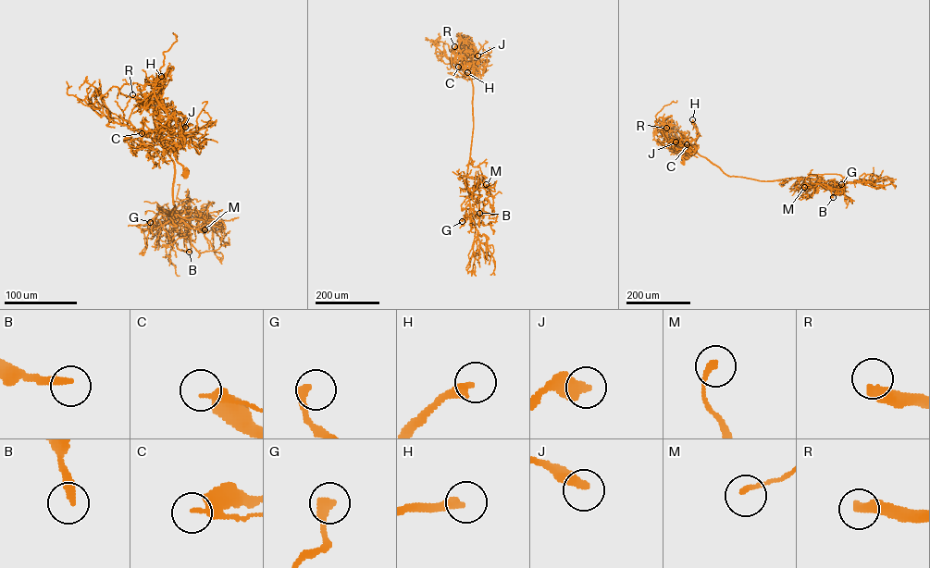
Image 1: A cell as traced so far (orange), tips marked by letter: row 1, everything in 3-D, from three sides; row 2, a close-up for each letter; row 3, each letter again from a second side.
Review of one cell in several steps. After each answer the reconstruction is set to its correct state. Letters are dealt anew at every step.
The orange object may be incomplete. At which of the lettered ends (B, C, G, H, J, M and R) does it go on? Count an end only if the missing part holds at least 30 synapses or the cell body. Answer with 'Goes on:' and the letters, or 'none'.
Goes on: H, J, R

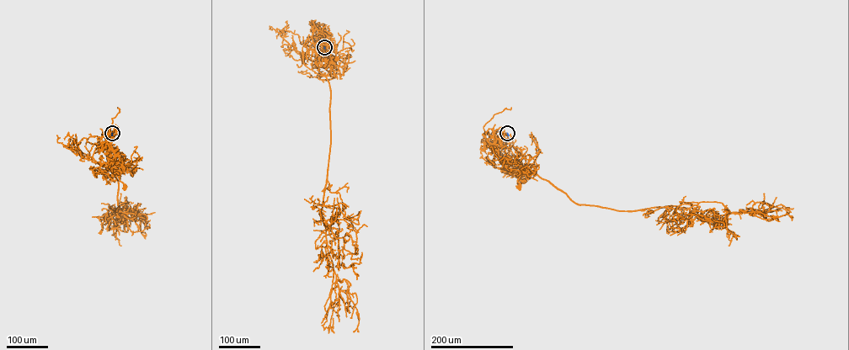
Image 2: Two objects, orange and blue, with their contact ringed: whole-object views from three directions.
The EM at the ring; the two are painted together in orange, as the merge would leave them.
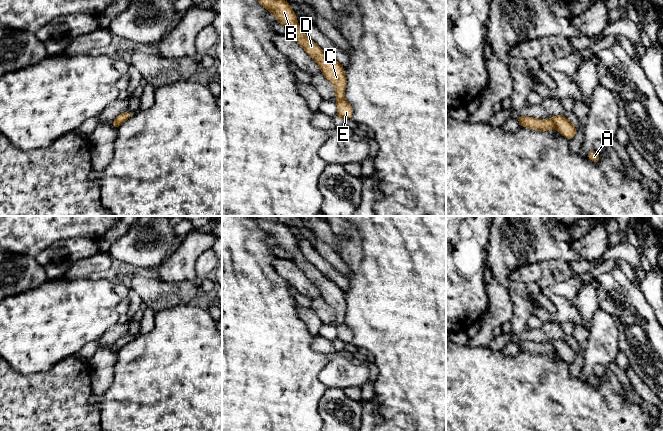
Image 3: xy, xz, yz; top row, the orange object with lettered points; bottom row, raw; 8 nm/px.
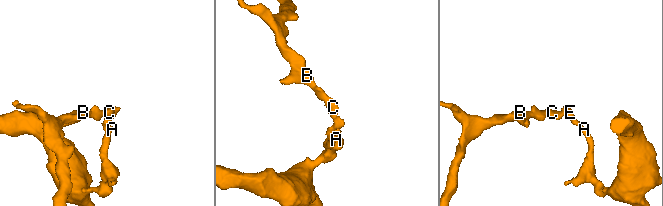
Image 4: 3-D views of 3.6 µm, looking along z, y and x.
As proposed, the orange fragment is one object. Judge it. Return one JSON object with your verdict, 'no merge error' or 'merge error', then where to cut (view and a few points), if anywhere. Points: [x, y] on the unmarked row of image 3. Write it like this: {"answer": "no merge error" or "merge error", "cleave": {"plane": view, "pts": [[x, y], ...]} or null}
{"answer": "merge error", "cleave": {"plane": "yz", "pts": [[549, 343], [556, 351]]}}

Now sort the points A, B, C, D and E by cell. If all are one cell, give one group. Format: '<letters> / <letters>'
A E / B C D

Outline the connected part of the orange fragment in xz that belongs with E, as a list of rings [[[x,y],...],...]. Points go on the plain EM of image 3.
[[[345,323],[337,325],[337,340],[339,343],[341,344],[351,343],[352,339],[353,332]]]

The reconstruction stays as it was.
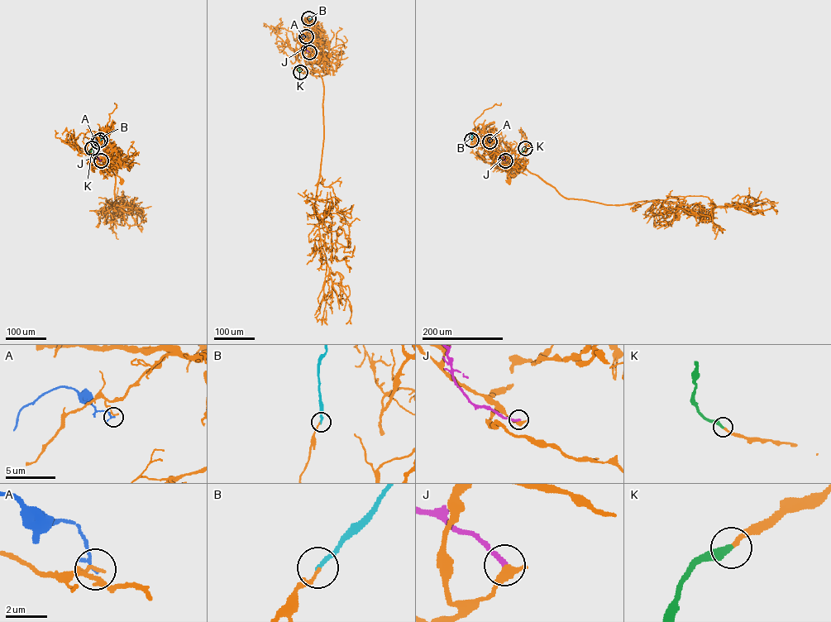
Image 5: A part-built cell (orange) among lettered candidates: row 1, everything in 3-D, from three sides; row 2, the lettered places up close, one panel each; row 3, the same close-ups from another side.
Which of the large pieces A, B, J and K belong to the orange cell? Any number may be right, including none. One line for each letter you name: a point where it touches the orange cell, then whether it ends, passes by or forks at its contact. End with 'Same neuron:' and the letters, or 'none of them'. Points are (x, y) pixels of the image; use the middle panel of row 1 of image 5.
K: (300, 72) | it ends
Same neuron: K

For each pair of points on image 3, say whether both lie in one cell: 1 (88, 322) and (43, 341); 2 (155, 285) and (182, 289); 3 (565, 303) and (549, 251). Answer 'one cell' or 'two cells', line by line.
1: one cell
2: one cell
3: two cells

